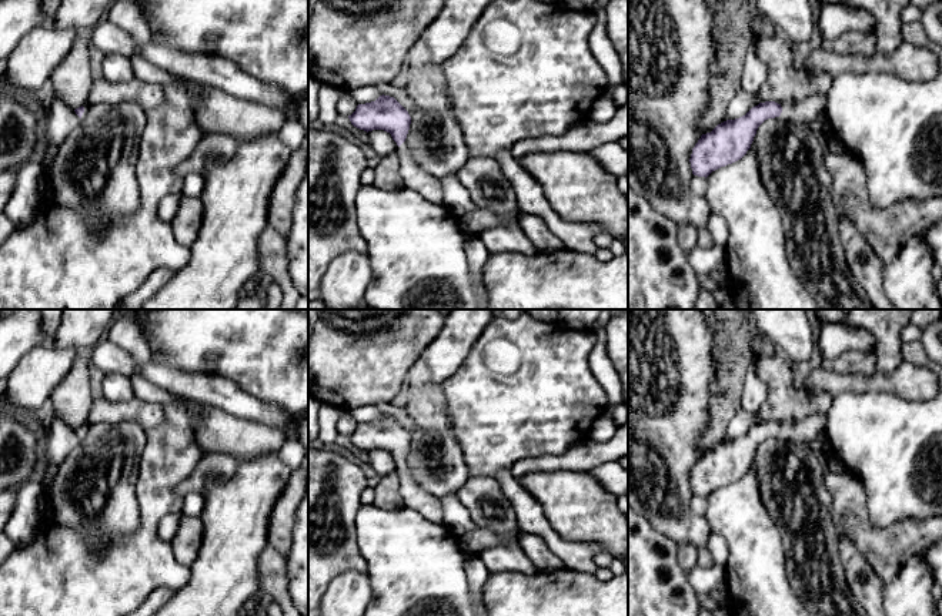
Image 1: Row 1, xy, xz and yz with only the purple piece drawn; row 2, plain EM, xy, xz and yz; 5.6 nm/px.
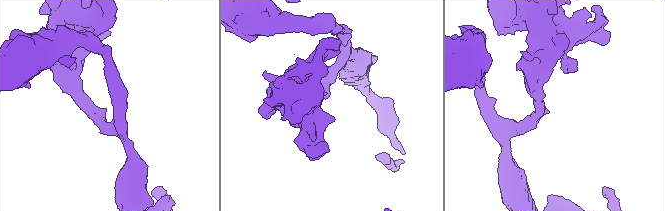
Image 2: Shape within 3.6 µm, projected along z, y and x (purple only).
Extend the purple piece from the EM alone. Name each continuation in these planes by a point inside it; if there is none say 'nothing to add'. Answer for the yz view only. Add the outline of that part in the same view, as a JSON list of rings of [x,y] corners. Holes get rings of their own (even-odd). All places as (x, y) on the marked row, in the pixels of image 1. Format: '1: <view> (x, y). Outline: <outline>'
1: yz (812, 107). Outline: [[[812,93],[801,101],[784,103],[779,118],[795,120],[809,127],[819,117],[826,117],[826,101],[826,94]]]

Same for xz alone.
1: xz (430, 187). Outline: [[[407,141],[400,145],[398,161],[402,188],[418,192],[422,198],[435,205],[444,205],[444,191],[441,180],[428,174],[415,164]]]

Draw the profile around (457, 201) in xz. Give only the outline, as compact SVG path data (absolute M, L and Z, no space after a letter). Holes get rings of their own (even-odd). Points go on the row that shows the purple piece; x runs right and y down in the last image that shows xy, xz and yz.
M455 174L441 177L440 180L444 191L444 207L450 214L460 217L478 210Z

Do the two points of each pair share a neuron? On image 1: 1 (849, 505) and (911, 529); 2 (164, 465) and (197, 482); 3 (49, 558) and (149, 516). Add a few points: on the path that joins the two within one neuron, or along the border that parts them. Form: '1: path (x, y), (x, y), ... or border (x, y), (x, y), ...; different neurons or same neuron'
1: path (861, 522), (874, 535), (894, 535); same neuron
2: border (207, 451), (196, 468), (176, 486), (176, 495); different neurons
3: path (76, 558), (117, 558), (132, 543); same neuron

